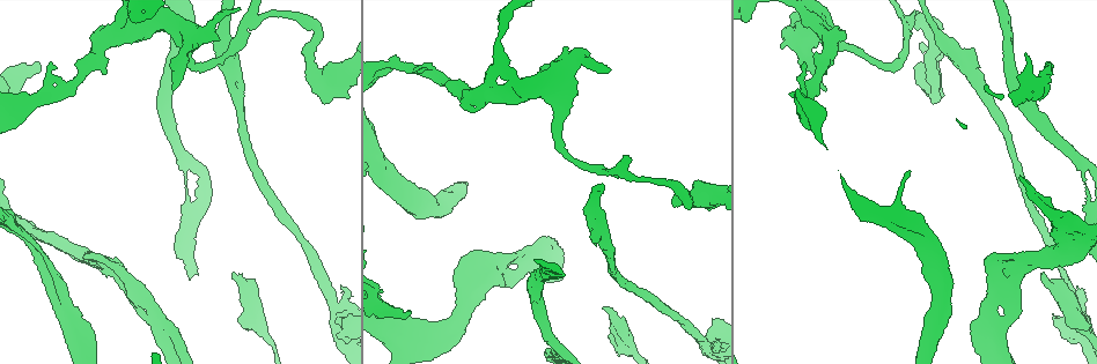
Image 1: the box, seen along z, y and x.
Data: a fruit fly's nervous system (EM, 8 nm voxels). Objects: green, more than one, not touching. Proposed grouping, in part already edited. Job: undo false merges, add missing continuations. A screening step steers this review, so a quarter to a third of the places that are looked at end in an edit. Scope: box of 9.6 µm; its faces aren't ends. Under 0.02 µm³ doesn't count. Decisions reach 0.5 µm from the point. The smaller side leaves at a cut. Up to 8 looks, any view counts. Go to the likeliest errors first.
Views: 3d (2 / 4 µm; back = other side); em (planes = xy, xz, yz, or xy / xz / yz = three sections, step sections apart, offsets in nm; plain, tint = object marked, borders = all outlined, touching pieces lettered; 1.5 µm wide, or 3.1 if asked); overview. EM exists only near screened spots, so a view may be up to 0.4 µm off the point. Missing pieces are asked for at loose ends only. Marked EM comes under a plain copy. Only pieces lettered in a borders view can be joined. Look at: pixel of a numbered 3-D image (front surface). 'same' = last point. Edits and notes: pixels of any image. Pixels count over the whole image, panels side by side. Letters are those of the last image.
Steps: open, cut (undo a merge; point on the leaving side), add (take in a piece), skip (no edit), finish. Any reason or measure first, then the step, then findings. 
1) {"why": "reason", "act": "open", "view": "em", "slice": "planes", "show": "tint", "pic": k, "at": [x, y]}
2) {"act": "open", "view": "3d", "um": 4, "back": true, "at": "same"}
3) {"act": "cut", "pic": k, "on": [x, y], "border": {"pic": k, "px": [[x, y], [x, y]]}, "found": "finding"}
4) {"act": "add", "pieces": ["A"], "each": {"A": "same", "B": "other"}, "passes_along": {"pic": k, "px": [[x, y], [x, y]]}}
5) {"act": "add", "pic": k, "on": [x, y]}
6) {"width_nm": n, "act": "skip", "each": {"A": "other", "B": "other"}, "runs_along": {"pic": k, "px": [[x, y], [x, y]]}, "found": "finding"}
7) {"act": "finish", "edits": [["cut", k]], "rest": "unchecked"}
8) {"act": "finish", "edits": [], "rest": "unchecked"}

{"why": "touches itself", "act": "open", "view": "3d", "um": 2, "pic": 1, "at": [551, 241]}

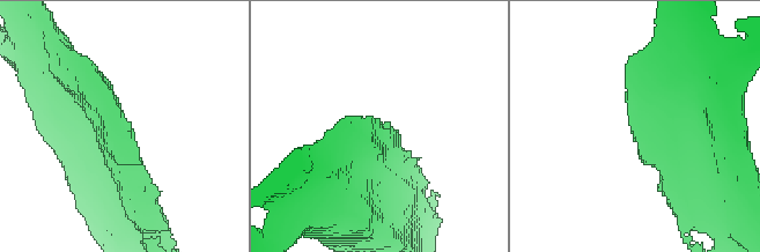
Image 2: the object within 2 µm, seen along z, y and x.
{"act": "open", "view": "em", "slice": "planes", "show": "borders", "pic": 2, "at": [634, 126]}

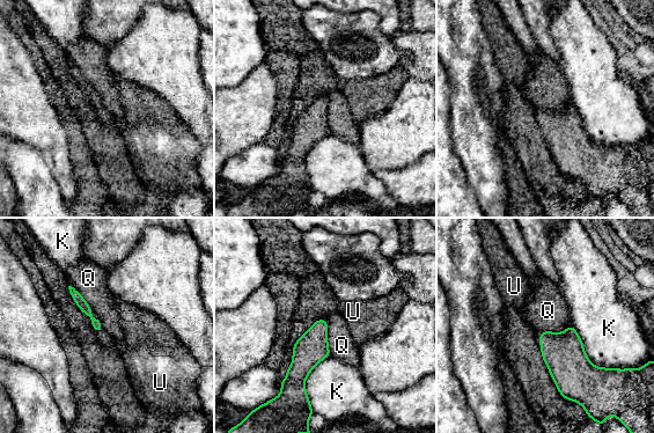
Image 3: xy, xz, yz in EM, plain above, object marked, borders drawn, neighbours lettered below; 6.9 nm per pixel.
{"act": "skip", "each": {"K": "other", "Q": "other", "U": "other"}, "border": {"pic": 3, "px": [[326, 322], [326, 345], [331, 354]]}, "found": "continuous, no second neuron"}

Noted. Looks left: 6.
{"why": "sudden change in width", "act": "open", "view": "em", "slice": "planes", "show": "tint", "pic": 1, "at": [622, 347]}

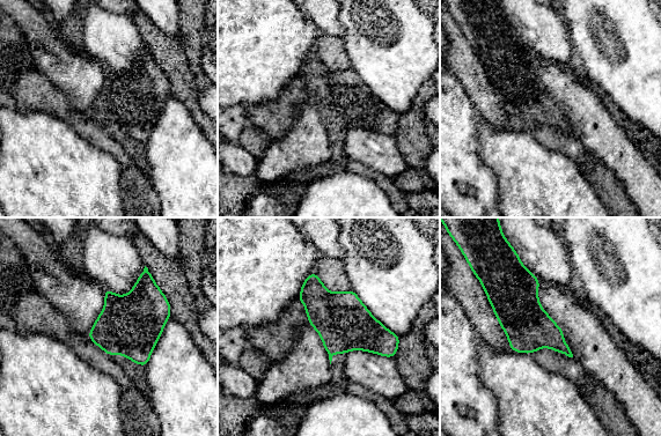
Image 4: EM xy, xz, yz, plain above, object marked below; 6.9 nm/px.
{"act": "open", "view": "em", "slice": "planes", "show": "borders", "at": "same"}

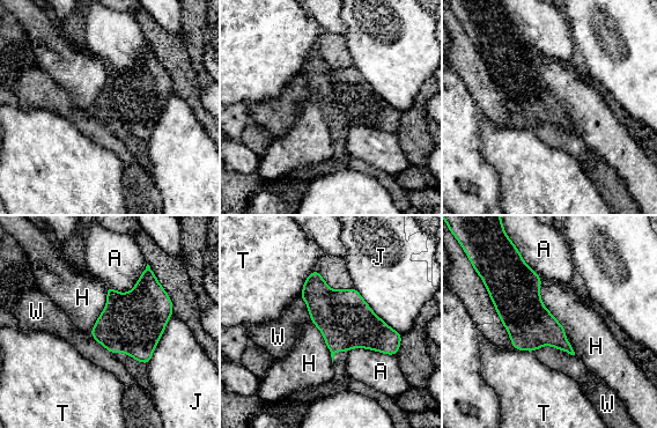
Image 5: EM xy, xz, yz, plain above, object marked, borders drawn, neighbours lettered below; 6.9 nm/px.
{"width_nm": 220, "act": "skip", "each": {"A": "other", "H": "other", "J": "other", "T": "other", "W": "other"}, "found": "all the same neuron"}

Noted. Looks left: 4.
{"why": "sudden change in width", "act": "open", "view": "3d", "um": 4, "pic": 1, "at": [697, 196]}

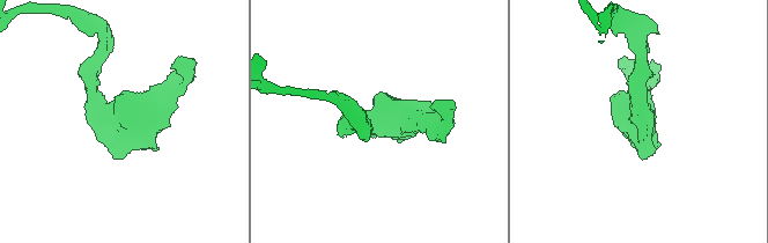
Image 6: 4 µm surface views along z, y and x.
{"arm_widths_nm": [280, 340], "act": "open", "view": "em", "slice": "yz", "step": 8, "show": "tint", "pic": 6, "at": [637, 115]}

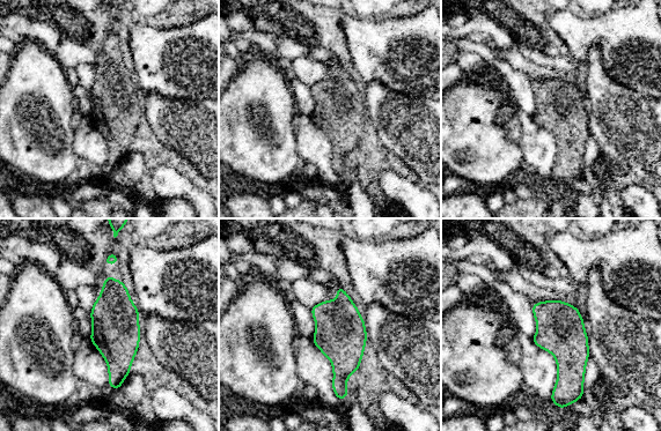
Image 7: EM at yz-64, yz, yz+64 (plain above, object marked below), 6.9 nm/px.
{"act": "open", "view": "em", "slice": "planes", "show": "borders", "at": "same"}

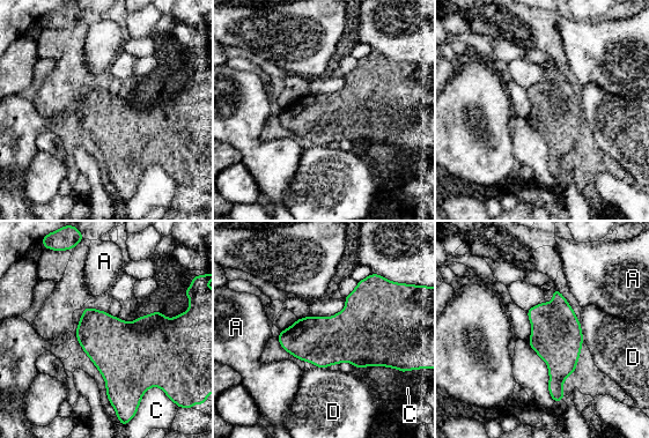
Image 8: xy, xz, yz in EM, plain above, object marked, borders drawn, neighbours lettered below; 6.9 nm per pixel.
{"act": "skip", "each": {"A": "other", "C": "other", "D": "other"}, "border": {"pic": 8, "px": [[579, 323], [583, 341]]}, "found": "one neuron here"}

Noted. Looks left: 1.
{"act": "finish", "edits": [], "rest": "unchecked"}

